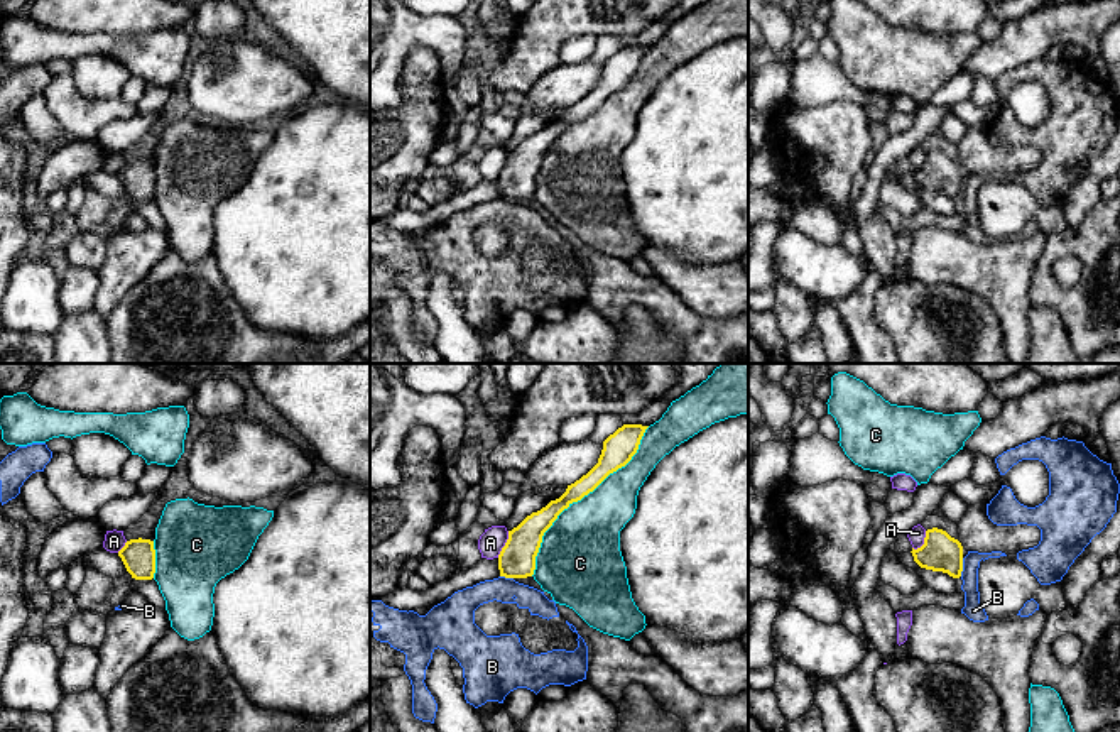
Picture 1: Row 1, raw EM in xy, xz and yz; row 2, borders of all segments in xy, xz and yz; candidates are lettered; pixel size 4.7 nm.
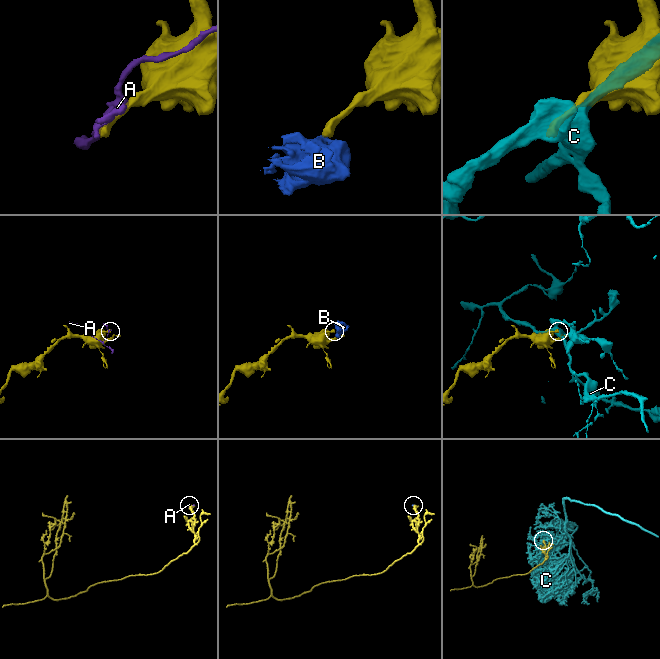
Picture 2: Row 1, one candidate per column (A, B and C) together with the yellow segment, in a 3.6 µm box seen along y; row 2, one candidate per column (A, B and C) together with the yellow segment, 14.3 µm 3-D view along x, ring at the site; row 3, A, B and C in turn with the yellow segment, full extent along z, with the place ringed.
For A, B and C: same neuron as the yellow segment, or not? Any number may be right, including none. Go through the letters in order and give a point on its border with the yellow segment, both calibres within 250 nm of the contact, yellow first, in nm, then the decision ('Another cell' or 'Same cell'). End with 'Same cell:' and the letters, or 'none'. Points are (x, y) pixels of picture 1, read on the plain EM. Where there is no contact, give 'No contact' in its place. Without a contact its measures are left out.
A: Touches yellow at xz (505, 166). Thickness 180 nm (yellow) against 120 nm. Another cell
B: Touches yellow at yz (962, 188). Thickness 180 nm (yellow) against 90 nm. Another cell
C: Touches yellow at xz (580, 120). Thickness 120 nm (yellow) against 380 nm. Another cell
Same cell: none

